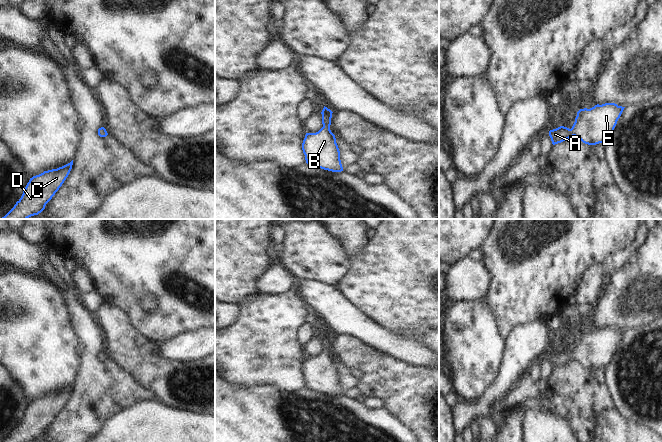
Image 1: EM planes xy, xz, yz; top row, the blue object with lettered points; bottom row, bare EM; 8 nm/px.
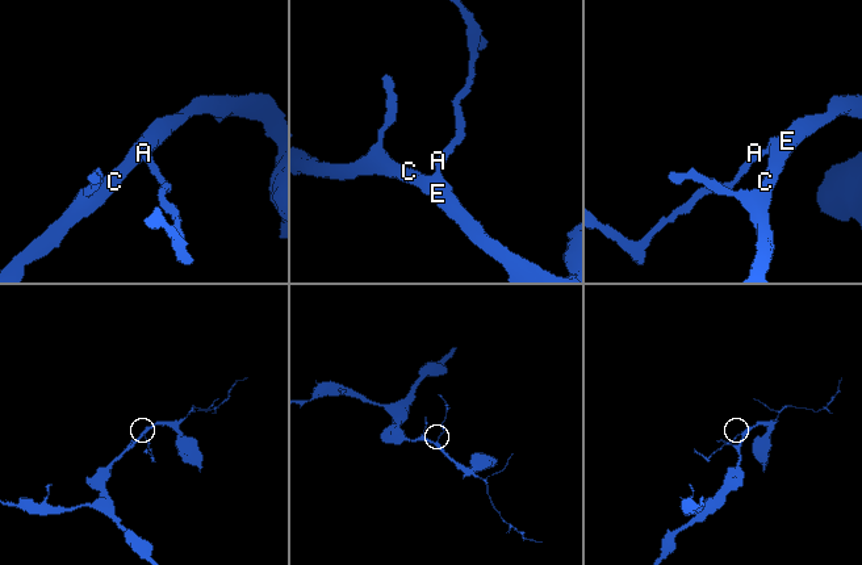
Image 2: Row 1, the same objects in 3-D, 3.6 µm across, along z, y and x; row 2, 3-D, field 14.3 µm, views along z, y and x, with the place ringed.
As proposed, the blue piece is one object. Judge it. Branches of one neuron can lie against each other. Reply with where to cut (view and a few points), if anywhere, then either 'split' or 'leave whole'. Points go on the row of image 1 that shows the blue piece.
no cut | leave whole

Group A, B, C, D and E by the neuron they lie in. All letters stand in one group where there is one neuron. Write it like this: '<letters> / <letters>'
A B C D E

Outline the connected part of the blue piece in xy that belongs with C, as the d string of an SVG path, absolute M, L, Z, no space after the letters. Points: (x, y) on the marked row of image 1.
M73 160L62 167L30 178L21 198L1 219L28 219L41 213L68 177L72 165Z

